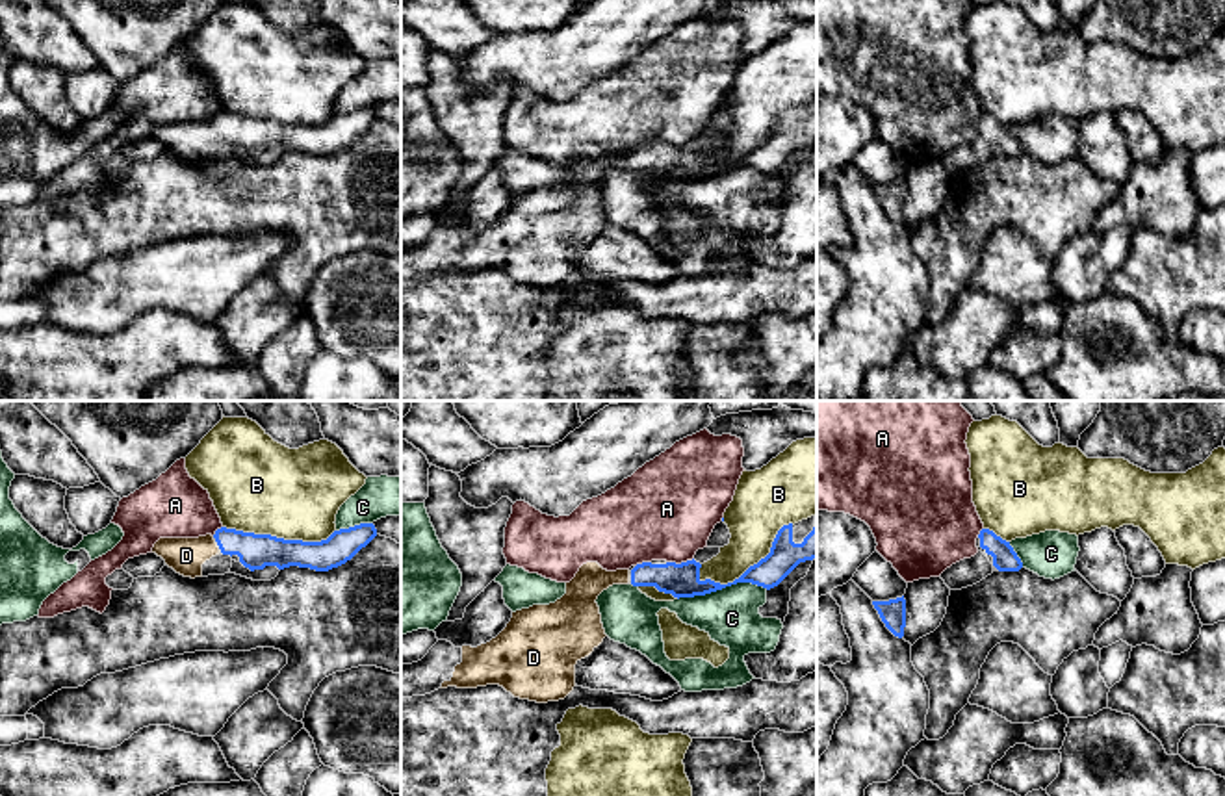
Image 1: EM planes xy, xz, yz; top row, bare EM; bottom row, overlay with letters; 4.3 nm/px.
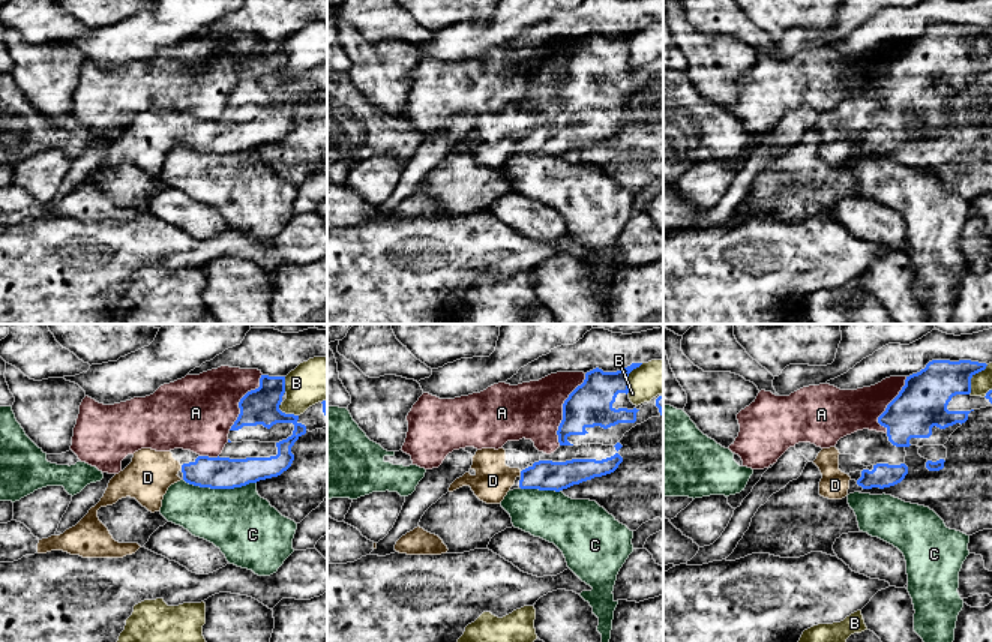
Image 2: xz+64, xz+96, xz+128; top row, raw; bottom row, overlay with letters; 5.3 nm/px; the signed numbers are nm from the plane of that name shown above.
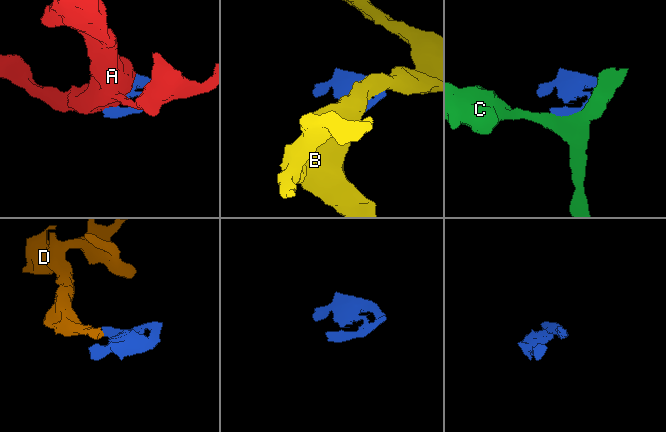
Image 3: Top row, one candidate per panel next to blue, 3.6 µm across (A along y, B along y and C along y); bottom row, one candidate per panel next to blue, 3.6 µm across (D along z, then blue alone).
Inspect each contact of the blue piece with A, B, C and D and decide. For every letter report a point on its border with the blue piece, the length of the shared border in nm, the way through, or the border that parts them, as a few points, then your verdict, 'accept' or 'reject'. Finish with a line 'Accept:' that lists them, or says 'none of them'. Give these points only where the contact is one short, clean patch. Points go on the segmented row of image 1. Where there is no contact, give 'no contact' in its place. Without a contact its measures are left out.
A: xz (682, 563) | 120 nm | reject
B: xz (750, 566) | 480 nm | reject
C: xz (722, 587) | 400 nm | reject
D: no contact | accept
Accept: D

